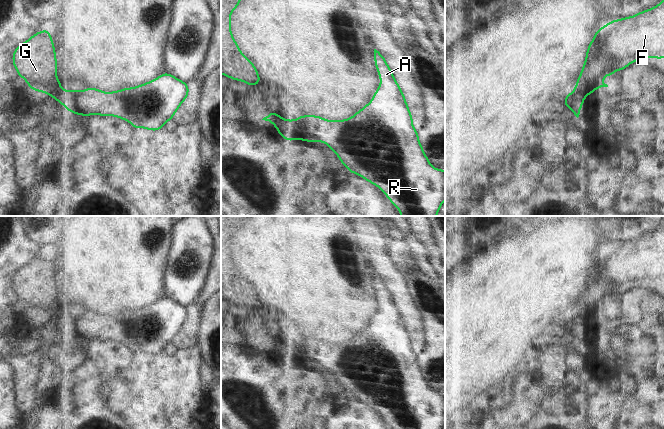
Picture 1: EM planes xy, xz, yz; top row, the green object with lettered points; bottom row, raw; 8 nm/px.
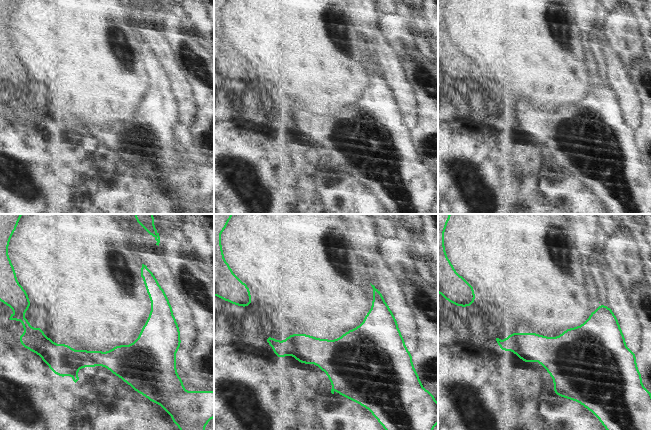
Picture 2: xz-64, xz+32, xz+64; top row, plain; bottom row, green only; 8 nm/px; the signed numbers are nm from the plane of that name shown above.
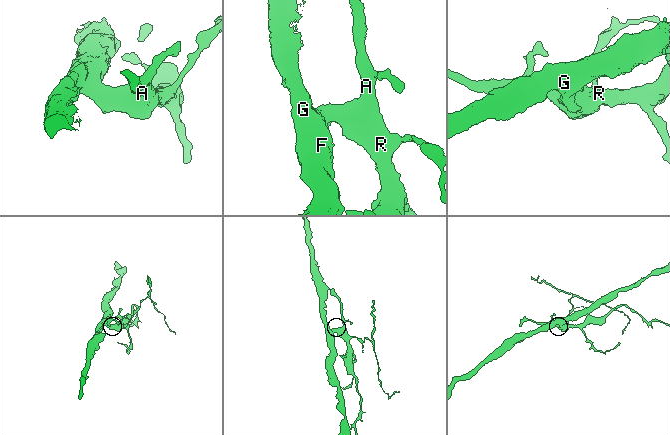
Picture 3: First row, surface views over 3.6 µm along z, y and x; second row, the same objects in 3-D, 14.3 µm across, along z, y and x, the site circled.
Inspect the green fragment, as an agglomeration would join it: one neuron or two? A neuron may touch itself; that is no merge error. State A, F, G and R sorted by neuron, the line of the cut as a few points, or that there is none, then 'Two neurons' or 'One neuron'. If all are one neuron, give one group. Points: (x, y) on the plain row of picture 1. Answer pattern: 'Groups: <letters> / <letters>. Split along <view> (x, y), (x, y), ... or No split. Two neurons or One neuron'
Groups: A R / F G. Split along xz (295, 343), (299, 348), (302, 363). Two neurons

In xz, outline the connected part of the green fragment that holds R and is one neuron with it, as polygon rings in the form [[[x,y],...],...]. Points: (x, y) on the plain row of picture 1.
[[[374,273],[374,288],[380,302],[378,313],[362,333],[342,344],[301,339],[296,344],[304,366],[325,367],[347,391],[378,411],[393,429],[442,429],[445,425],[445,394],[431,389],[413,350],[413,340],[404,317],[385,281]]]

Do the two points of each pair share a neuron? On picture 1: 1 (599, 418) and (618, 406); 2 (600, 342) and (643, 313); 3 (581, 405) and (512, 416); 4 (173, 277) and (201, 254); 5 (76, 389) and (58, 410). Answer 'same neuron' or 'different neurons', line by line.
1: different neurons
2: same neuron
3: different neurons
4: same neuron
5: different neurons

